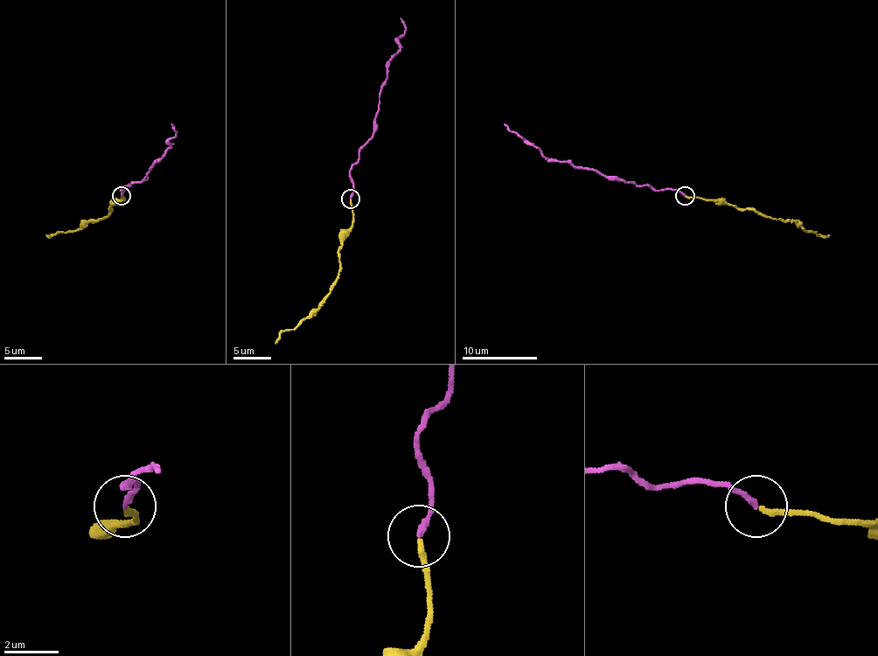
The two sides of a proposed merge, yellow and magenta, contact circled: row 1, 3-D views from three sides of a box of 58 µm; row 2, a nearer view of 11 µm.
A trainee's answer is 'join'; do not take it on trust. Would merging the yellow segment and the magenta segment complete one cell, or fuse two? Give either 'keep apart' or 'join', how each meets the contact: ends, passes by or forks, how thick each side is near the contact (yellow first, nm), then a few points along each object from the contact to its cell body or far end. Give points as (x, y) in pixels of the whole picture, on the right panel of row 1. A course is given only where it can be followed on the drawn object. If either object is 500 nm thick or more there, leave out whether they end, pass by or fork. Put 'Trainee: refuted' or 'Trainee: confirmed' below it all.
join; yellow ends; magenta ends; calibres 200 and 220 nm; course yellow (686, 195), (714, 198), (736, 208), (753, 208), (774, 218), (792, 219), (804, 231), (820, 236), (830, 234); course magenta (684, 195), (677, 190), (654, 190), (621, 178), (608, 178), (567, 162), (549, 162), (539, 149), (505, 124)
Trainee: confirmed

